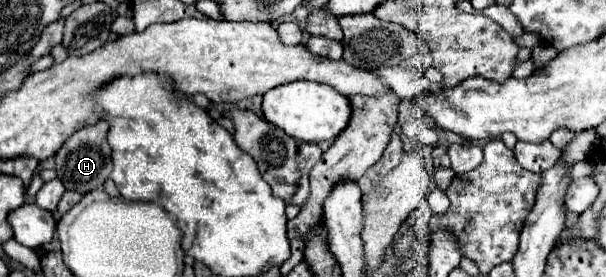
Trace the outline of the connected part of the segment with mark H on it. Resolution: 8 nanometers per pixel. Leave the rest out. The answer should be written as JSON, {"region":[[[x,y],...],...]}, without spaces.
{"region":[[[98,122],[94,126],[86,126],[78,132],[72,134],[64,142],[64,146],[58,150],[56,158],[56,172],[58,178],[64,182],[66,190],[76,190],[80,194],[92,192],[98,186],[104,186],[104,182],[110,178],[112,172],[112,160],[110,160],[110,146],[106,142],[106,132],[108,132],[108,122]]]}

